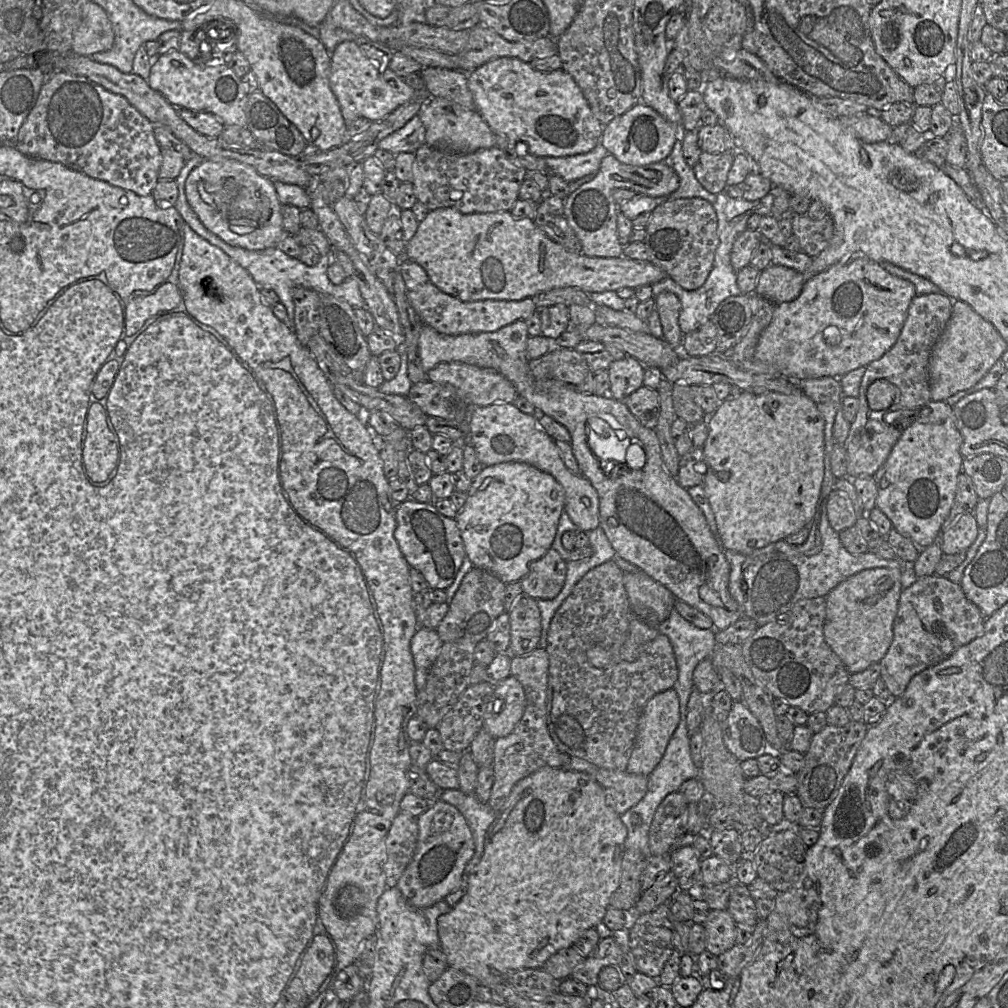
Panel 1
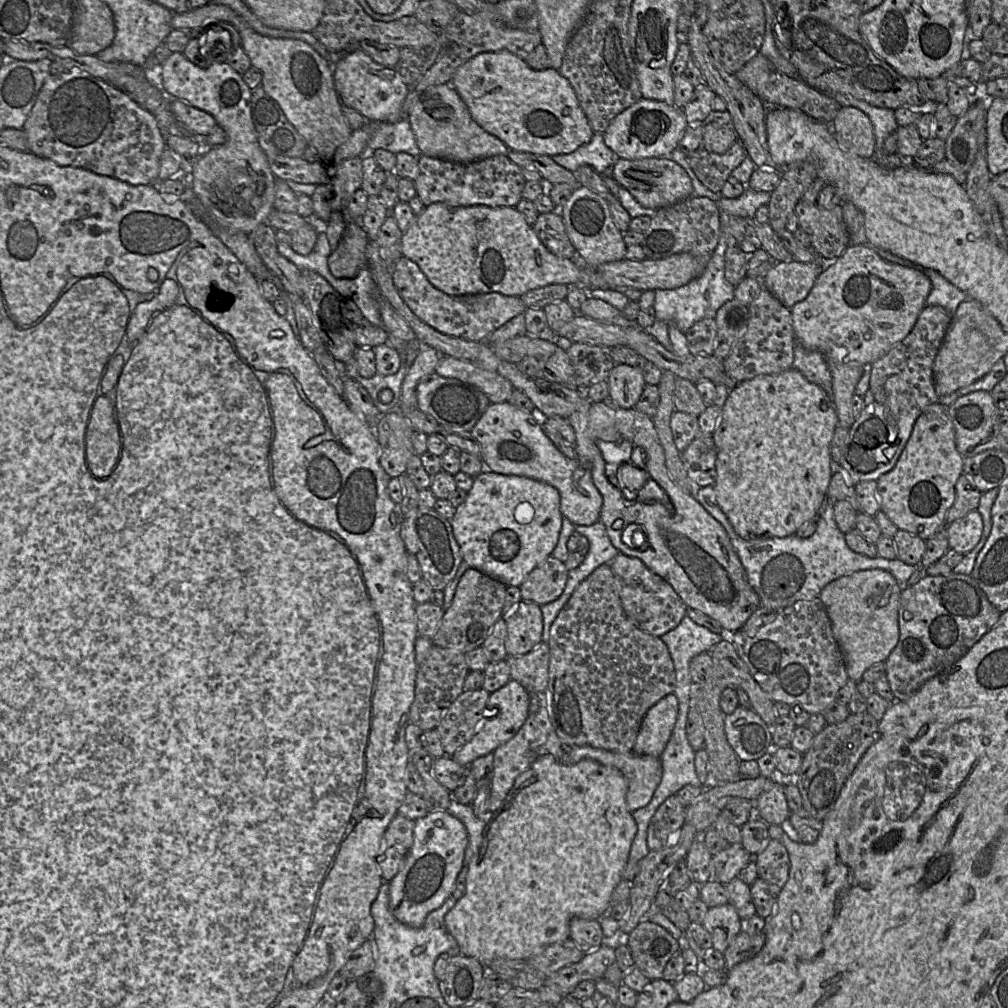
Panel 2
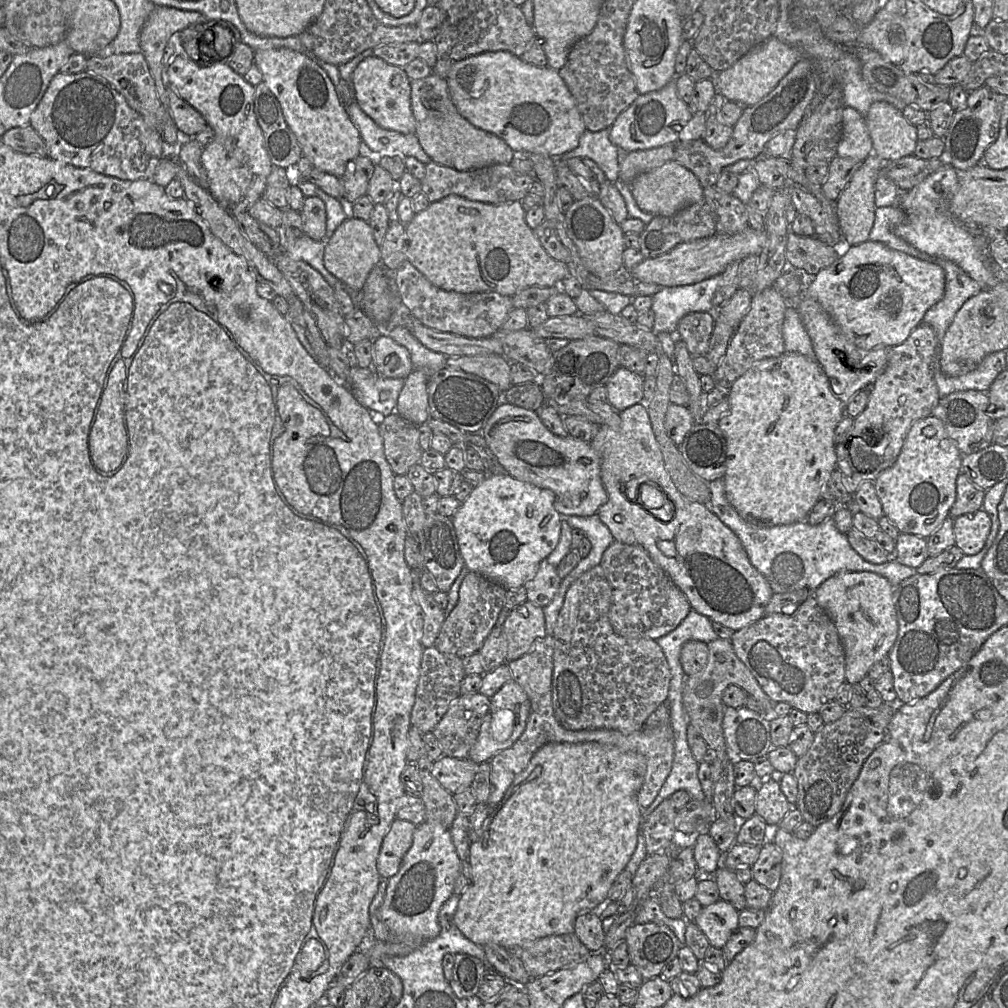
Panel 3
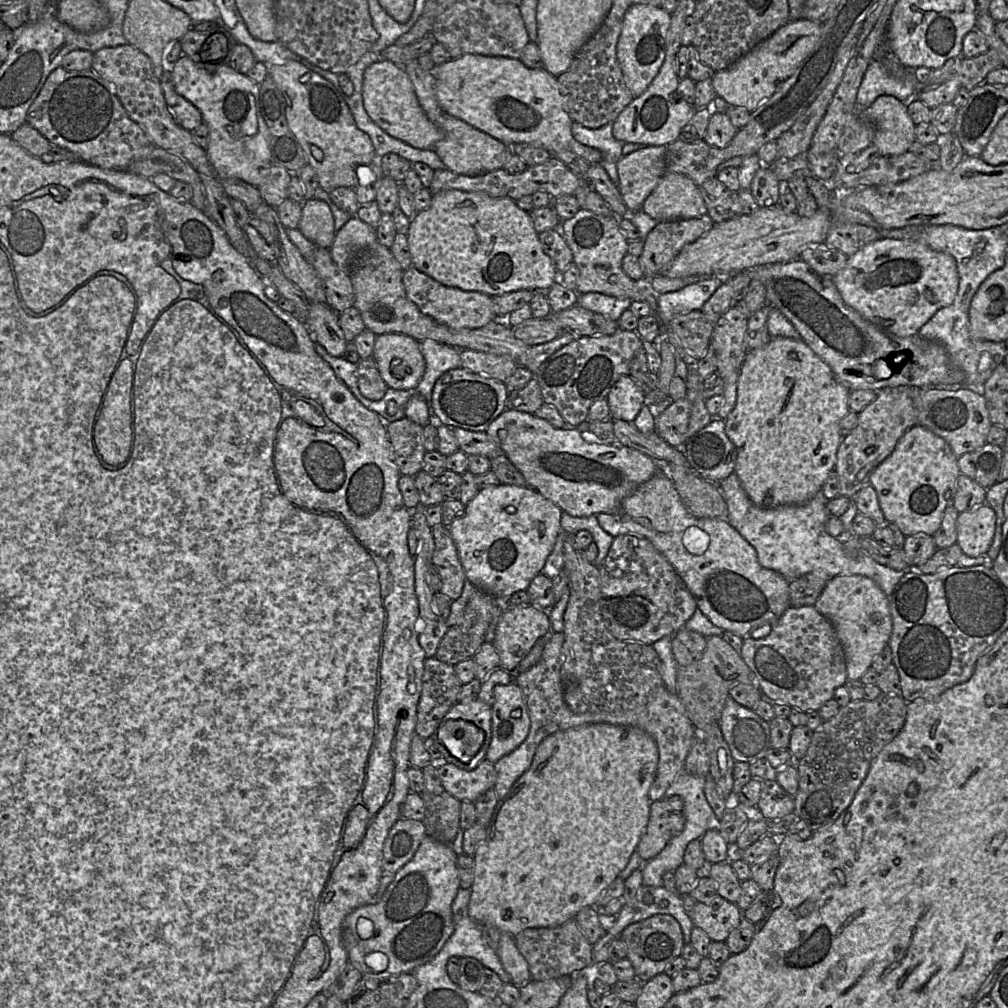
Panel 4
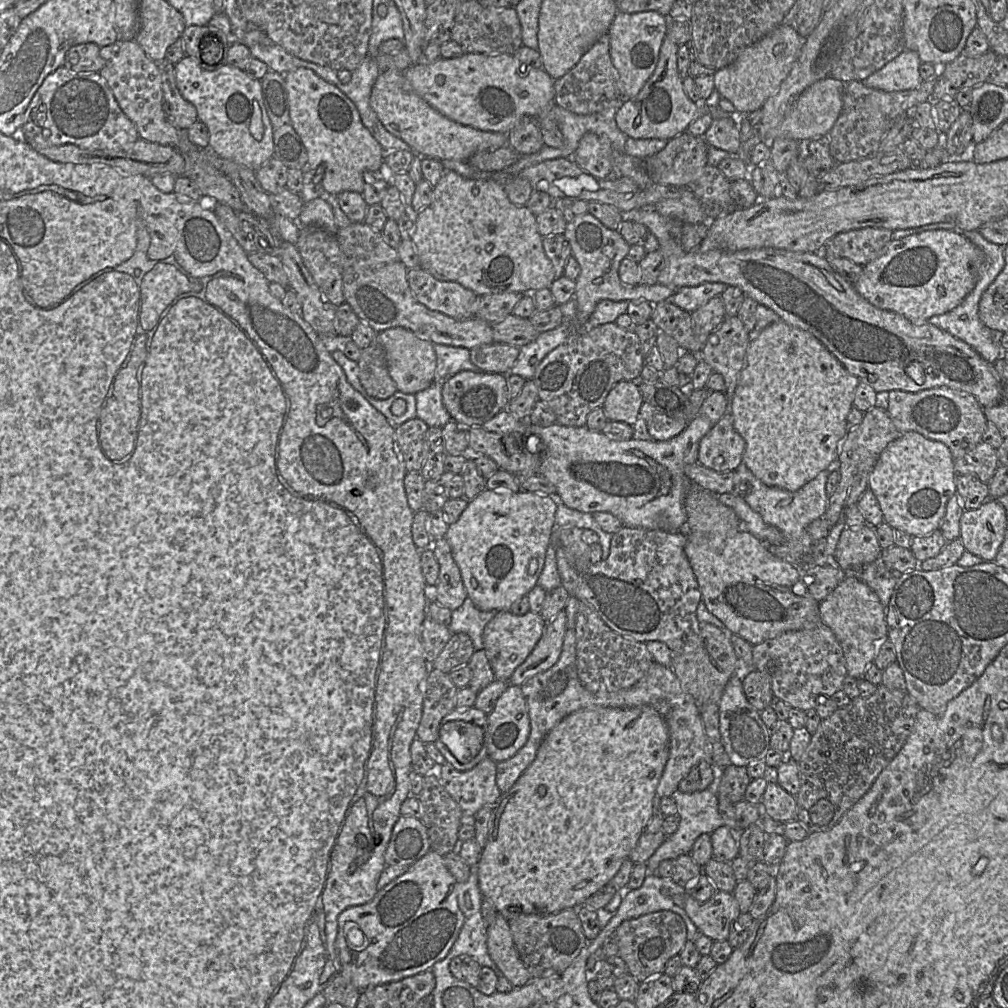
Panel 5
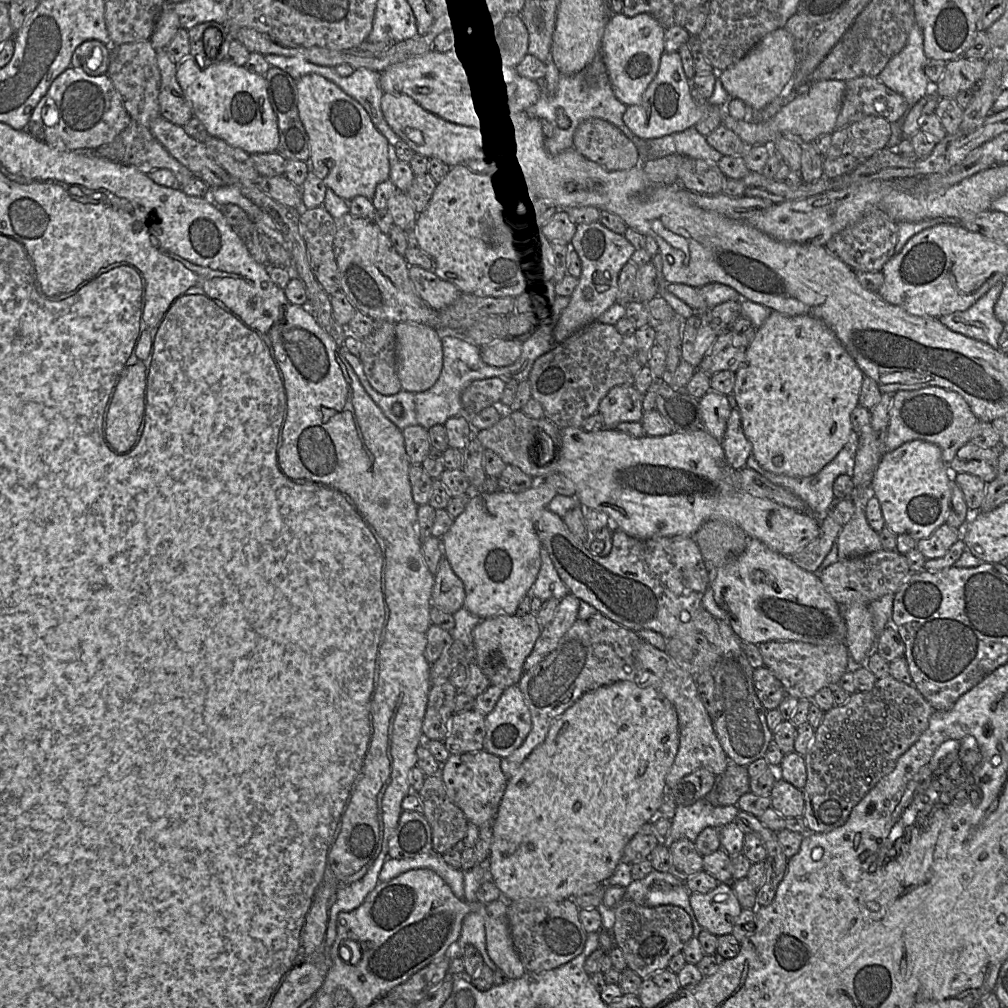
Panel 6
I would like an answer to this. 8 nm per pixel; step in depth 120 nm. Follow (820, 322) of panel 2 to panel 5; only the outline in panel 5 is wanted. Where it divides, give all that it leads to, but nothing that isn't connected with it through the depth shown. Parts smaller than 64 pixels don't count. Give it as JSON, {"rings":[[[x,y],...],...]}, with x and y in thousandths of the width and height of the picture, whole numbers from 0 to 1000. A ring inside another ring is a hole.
{"rings":[[[929,227],[906,232],[885,239],[879,250],[856,264],[852,277],[845,281],[849,289],[870,306],[897,313],[903,319],[914,322],[928,313],[937,312],[949,305],[966,287],[976,261],[972,246],[947,228]]]}

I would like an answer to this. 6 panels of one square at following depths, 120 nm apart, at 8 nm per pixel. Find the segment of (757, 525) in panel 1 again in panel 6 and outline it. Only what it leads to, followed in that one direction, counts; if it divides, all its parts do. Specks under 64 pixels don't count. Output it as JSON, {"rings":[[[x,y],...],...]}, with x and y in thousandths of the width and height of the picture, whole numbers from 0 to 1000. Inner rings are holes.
{"rings":[[[765,309],[762,315],[751,325],[748,336],[740,344],[739,357],[730,368],[730,377],[727,393],[731,406],[735,411],[735,419],[740,435],[746,440],[745,450],[752,460],[759,466],[771,471],[790,474],[802,473],[811,470],[816,463],[824,458],[835,444],[851,430],[846,429],[844,411],[852,402],[852,393],[858,372],[845,353],[829,334],[828,330],[813,316],[804,313],[782,313],[771,309]]]}

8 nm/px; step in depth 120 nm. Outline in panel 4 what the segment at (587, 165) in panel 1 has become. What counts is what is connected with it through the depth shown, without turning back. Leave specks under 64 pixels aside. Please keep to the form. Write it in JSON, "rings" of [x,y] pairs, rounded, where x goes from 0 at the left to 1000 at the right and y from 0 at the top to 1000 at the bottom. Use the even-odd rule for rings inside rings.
{"rings":[[[609,120],[595,127],[586,128],[573,121],[568,121],[566,131],[571,140],[596,151],[595,164],[601,169],[608,182],[613,185],[612,161],[618,155],[617,146],[620,141],[609,137],[607,133],[608,123]]]}

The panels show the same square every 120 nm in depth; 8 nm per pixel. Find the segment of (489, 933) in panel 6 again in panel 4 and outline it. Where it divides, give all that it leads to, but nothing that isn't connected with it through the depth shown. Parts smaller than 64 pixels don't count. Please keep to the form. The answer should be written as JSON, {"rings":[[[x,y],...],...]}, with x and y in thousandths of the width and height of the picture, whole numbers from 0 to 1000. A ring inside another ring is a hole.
{"rings":[[[498,925],[492,946],[501,963],[506,967],[508,976],[518,979],[528,972],[525,957],[513,940],[511,929]]]}

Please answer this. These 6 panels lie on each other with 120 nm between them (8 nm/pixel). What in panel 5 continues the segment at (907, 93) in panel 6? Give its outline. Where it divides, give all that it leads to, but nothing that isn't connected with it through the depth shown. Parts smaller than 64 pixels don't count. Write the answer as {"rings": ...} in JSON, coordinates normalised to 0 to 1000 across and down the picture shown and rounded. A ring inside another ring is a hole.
{"rings":[[[898,49],[856,82],[860,86],[878,91],[906,89],[916,81],[912,72],[913,63],[911,53]]]}

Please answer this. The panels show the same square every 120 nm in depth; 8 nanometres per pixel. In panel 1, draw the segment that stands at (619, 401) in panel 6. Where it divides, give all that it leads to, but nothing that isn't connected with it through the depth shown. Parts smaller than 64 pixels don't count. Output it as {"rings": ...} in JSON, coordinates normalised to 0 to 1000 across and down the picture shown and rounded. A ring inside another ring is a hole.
{"rings":[[[624,352],[615,357],[608,357],[603,365],[603,391],[611,397],[619,398],[638,382],[640,365],[636,359]]]}

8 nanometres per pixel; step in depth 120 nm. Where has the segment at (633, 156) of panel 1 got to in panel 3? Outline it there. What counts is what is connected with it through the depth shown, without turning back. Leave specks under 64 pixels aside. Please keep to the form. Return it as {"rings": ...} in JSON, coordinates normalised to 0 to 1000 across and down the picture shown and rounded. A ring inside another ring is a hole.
{"rings":[[[671,76],[654,89],[634,94],[605,126],[605,140],[622,151],[642,149],[673,140],[674,131],[688,113],[672,92]]]}

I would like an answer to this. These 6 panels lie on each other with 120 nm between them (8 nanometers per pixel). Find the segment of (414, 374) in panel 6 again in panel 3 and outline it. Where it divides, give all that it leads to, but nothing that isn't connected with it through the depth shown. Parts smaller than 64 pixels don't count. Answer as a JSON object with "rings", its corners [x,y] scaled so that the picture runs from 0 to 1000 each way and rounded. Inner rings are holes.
{"rings":[[[383,330],[370,338],[369,365],[377,373],[400,376],[411,366],[406,348]]]}

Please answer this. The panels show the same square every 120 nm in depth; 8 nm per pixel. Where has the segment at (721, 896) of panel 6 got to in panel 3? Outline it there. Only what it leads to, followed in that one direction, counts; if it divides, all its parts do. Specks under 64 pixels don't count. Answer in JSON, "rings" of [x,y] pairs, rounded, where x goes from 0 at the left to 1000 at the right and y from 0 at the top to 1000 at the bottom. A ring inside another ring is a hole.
{"rings":[[[714,892],[696,900],[688,916],[698,926],[704,938],[716,941],[727,924],[733,920],[732,913],[733,904],[723,895]]]}

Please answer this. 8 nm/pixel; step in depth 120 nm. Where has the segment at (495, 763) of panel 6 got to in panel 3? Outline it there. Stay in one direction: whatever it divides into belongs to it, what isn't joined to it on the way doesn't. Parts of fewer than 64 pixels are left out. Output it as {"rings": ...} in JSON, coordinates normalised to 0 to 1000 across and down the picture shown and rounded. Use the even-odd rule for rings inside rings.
{"rings":[[[438,750],[430,757],[430,770],[448,789],[467,781],[475,758],[462,753]]]}

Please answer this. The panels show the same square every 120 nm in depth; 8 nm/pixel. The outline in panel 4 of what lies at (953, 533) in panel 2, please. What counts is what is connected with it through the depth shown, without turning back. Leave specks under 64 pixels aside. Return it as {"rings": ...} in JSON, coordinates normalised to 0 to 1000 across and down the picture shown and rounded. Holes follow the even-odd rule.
{"rings":[[[976,498],[965,506],[951,509],[948,516],[948,539],[961,553],[979,551],[987,525],[988,509]]]}

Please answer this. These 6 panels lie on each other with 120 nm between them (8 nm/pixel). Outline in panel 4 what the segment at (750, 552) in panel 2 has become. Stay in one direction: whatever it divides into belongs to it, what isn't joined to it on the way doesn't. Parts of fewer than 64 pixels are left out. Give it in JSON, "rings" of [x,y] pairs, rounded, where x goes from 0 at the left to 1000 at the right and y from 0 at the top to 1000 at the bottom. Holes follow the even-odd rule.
{"rings":[[[729,469],[711,481],[721,500],[720,517],[749,544],[756,563],[774,568],[782,576],[788,576],[803,568],[818,570],[821,574],[833,570],[854,570],[865,574],[877,589],[882,591],[899,568],[875,561],[858,549],[851,553],[840,551],[834,535],[822,531],[819,527],[819,519],[824,511],[820,506],[821,496],[815,485],[796,501],[755,505],[743,495]]]}

